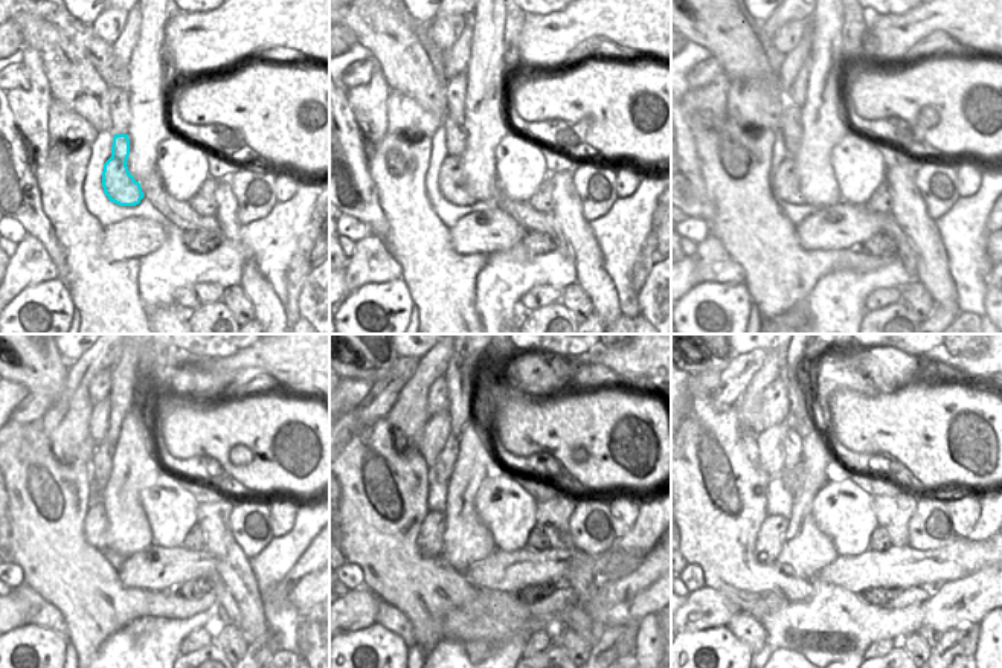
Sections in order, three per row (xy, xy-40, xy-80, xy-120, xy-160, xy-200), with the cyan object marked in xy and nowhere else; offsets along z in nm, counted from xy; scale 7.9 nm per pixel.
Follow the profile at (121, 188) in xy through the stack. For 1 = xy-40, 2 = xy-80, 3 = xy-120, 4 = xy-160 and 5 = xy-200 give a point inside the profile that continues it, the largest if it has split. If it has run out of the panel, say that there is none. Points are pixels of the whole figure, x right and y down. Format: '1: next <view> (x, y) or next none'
1: next xy-40 (452, 182)
2: next xy-80 (784, 185)
3: next xy-120 (95, 523)
4: next xy-160 (430, 539)
5: next xy-200 (769, 540)

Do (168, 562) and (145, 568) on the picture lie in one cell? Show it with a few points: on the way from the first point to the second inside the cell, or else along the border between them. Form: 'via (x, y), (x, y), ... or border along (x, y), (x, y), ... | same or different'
via (162, 568), (151, 568) | same

